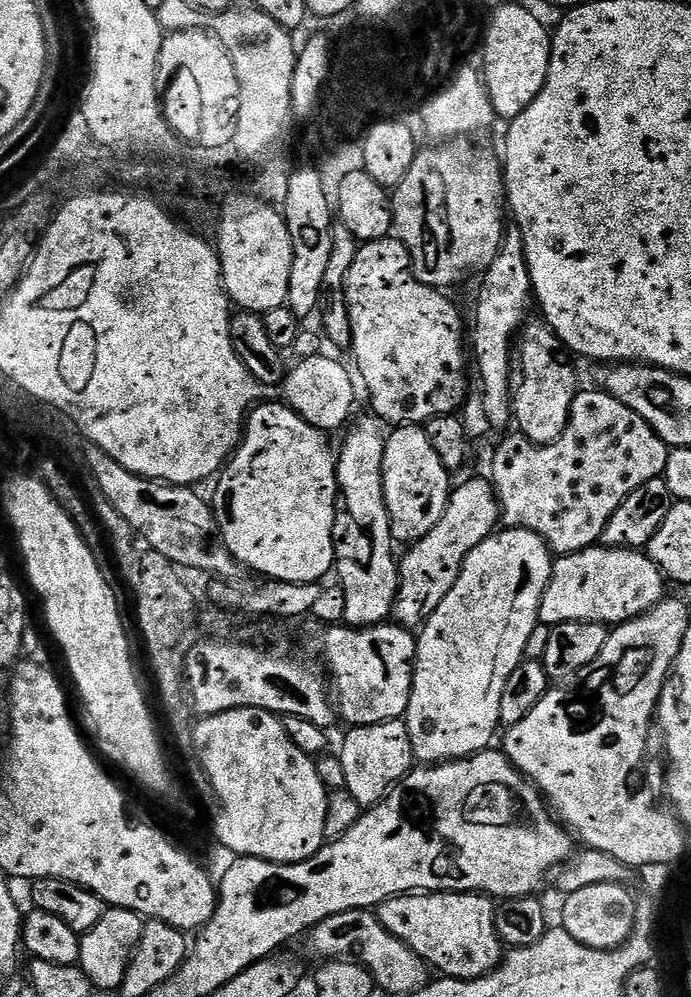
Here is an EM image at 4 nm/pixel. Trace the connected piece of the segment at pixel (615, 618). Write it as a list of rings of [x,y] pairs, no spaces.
[[[607,546],[583,548],[553,563],[552,577],[540,603],[540,623],[551,626],[581,620],[605,626],[624,624],[665,599],[664,584],[664,573],[643,551]]]

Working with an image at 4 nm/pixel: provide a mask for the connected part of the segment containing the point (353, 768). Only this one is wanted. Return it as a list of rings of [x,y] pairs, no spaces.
[[[403,719],[381,724],[362,724],[347,729],[338,755],[346,774],[346,791],[358,798],[361,809],[379,804],[414,767],[408,725]]]

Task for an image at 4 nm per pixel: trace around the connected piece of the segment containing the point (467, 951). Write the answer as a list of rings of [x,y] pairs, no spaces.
[[[425,892],[392,896],[379,905],[378,915],[394,938],[410,946],[437,973],[453,980],[476,980],[493,972],[506,955],[498,938],[496,910],[497,905],[479,892]]]

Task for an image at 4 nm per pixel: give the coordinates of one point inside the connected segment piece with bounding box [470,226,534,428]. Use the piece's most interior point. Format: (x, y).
(506, 292)

